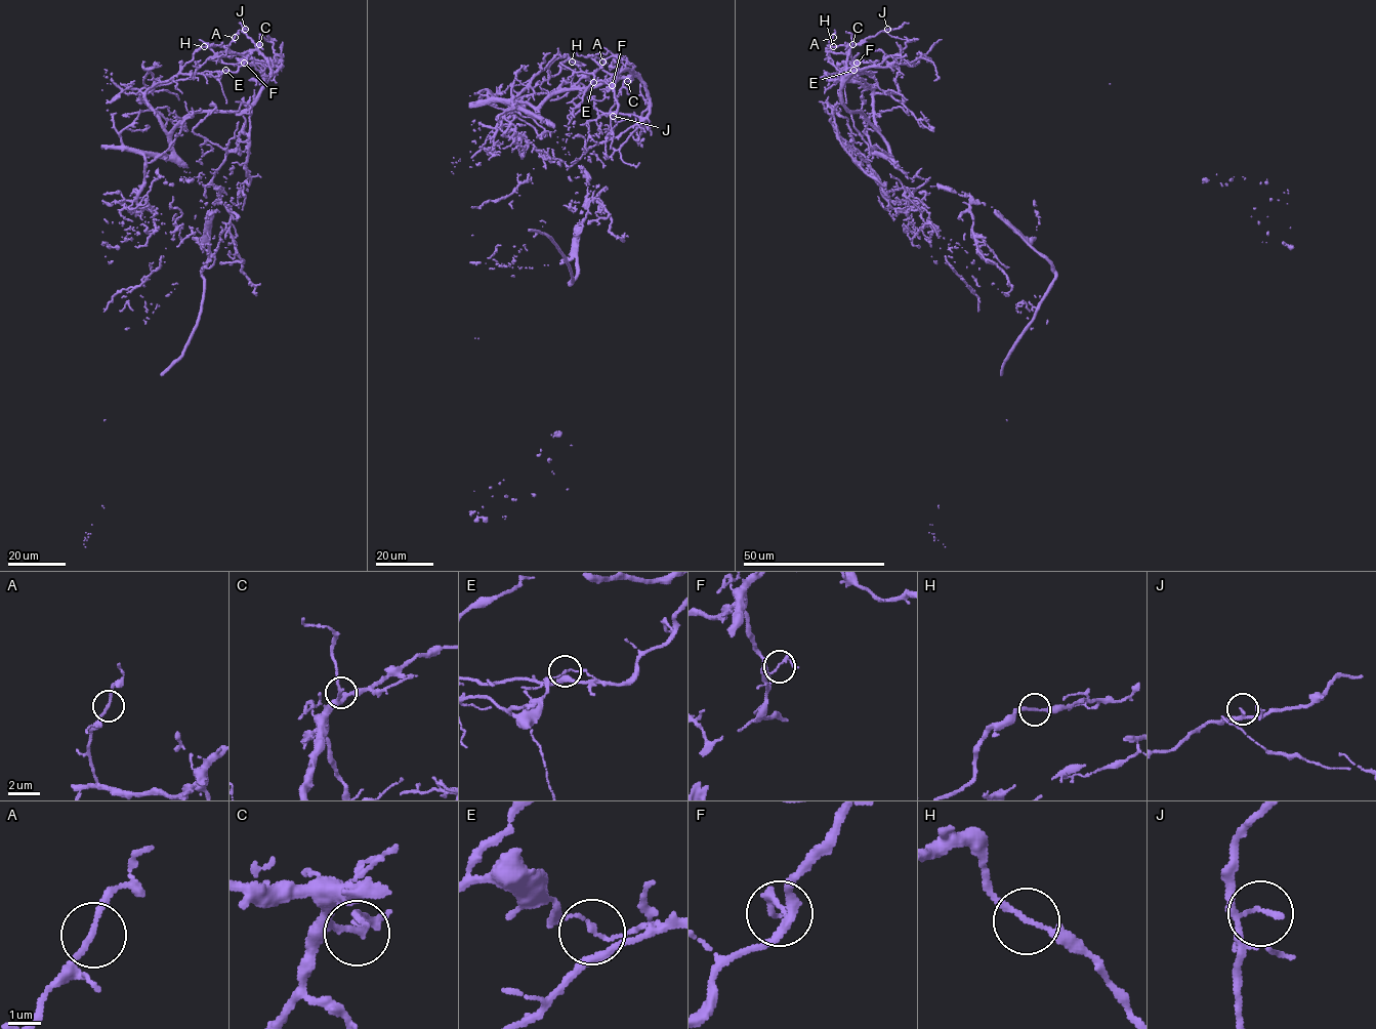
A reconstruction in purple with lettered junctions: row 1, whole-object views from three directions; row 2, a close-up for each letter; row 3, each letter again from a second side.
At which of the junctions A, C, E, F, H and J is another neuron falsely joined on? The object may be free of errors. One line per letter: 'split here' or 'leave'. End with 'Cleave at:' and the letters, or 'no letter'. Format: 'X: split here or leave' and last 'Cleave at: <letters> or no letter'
A: leave
C: leave
E: split here
F: leave
H: leave
J: leave
Cleave at: E

